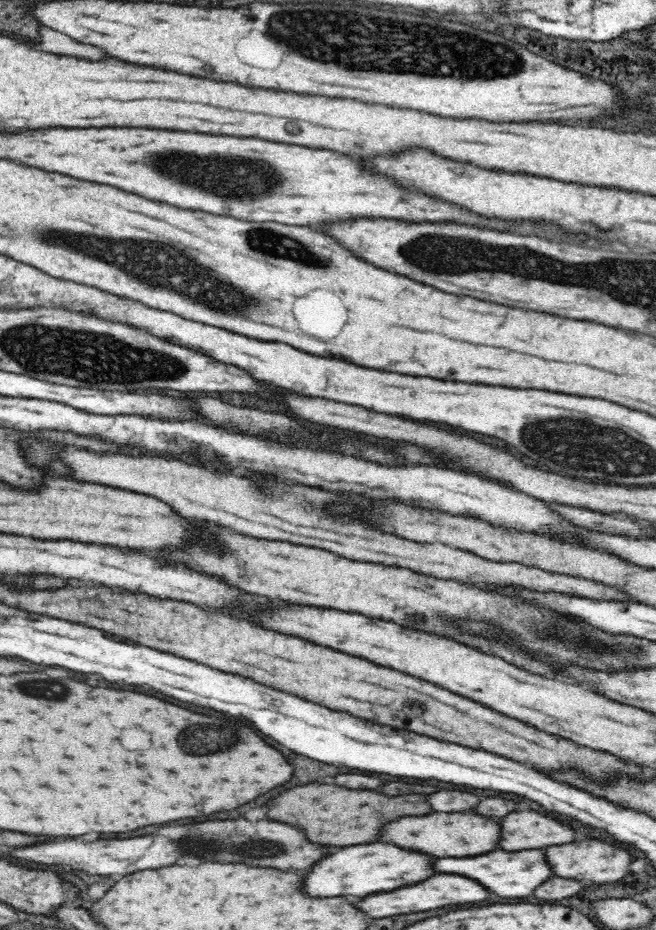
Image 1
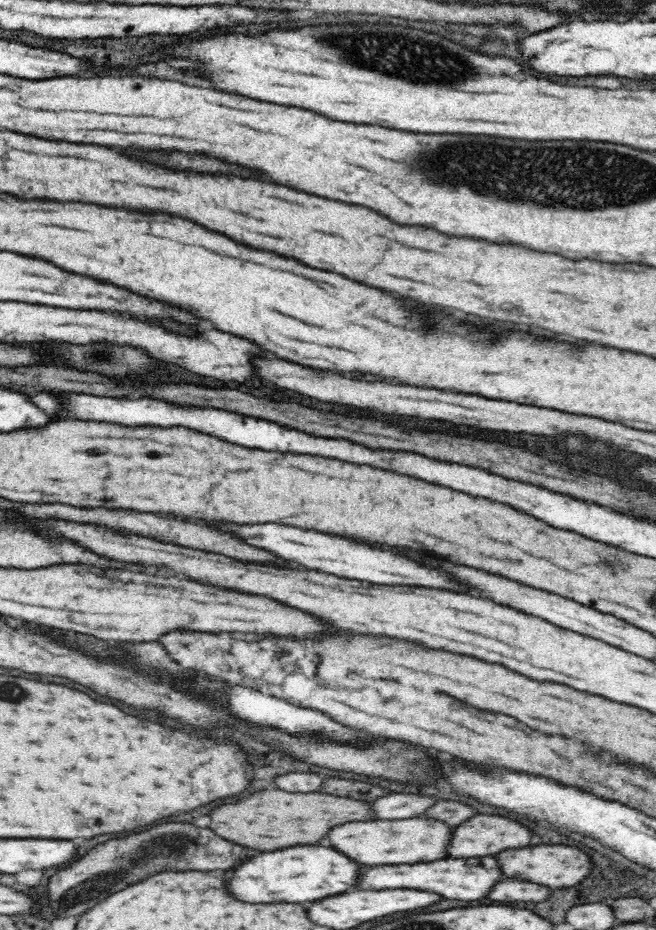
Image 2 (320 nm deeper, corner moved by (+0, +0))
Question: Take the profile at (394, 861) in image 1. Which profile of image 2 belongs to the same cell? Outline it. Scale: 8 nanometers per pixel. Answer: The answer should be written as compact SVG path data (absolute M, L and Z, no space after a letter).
M292 846L284 850L264 852L244 860L234 868L228 878L228 892L250 904L272 904L272 902L314 902L340 892L346 892L356 884L358 866L344 854L324 846Z

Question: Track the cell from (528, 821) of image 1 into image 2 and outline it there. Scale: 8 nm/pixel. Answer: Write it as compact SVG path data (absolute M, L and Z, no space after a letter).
M478 814L474 818L468 818L466 822L462 822L460 826L454 828L450 846L448 846L448 854L452 858L474 858L474 856L492 856L498 854L502 850L508 848L524 848L530 844L532 832L518 824L512 822L508 818L500 818L500 816L488 816L488 814Z

